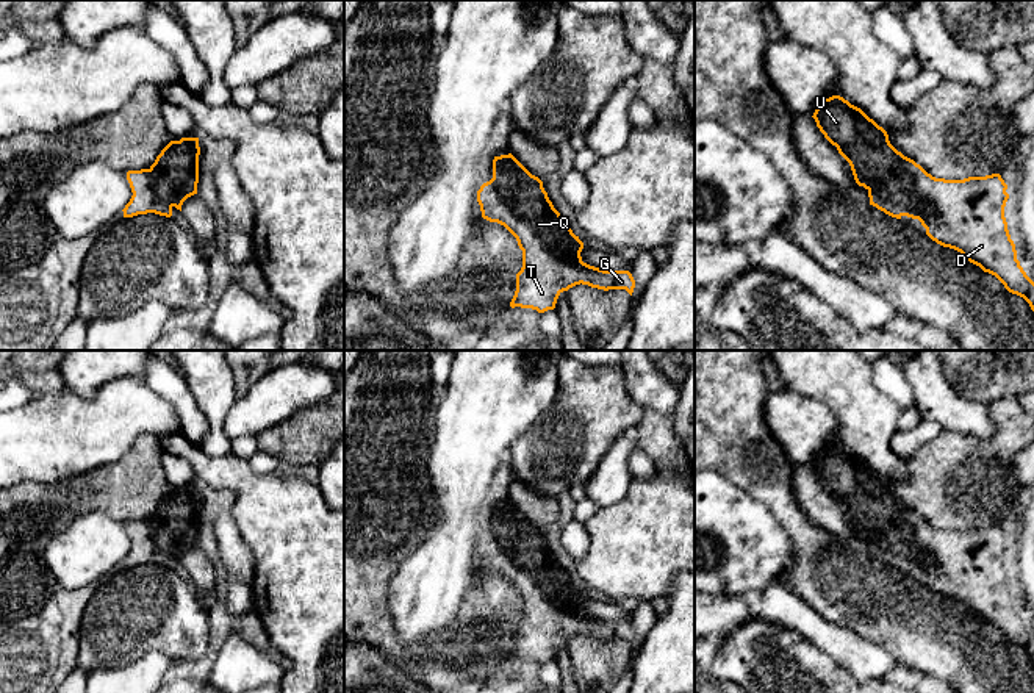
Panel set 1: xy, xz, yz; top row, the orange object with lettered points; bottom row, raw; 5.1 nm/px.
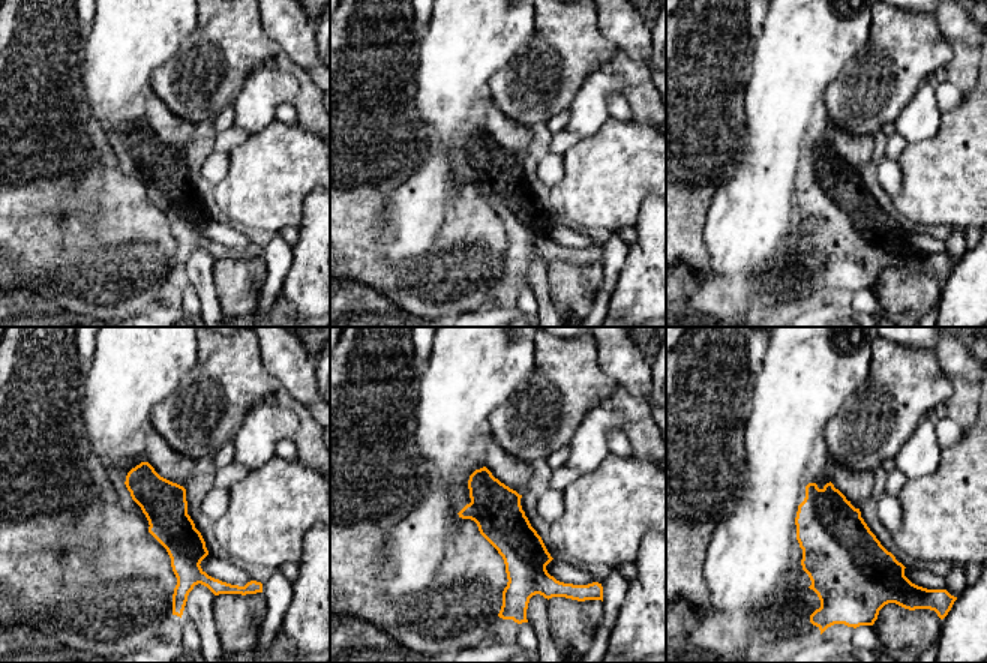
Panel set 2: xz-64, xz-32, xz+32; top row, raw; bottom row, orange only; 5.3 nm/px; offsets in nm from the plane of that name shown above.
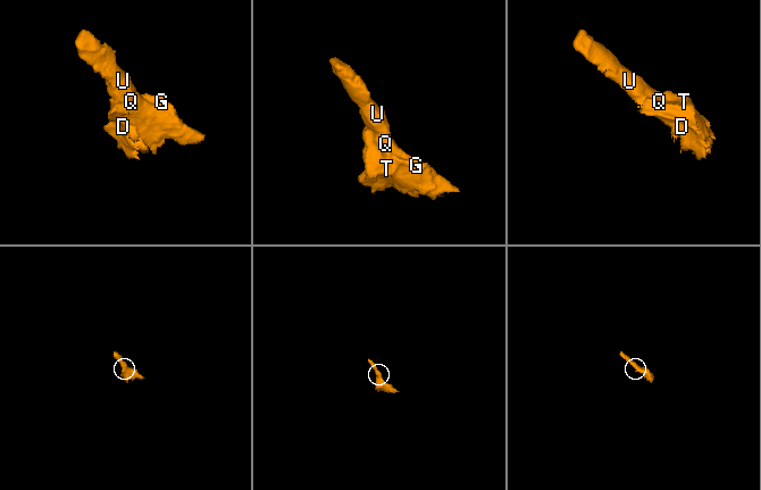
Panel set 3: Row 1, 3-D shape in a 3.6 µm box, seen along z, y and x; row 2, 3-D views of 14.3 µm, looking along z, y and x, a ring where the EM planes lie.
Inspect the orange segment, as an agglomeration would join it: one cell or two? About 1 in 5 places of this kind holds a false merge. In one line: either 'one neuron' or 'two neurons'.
one neuron

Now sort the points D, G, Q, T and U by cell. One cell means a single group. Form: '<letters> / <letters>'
D G Q T U

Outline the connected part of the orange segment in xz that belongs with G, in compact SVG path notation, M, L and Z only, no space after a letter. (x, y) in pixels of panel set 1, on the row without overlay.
M512 504L494 507L493 529L477 541L482 568L504 576L522 601L522 618L516 624L516 641L510 657L532 659L538 663L554 660L558 646L576 635L598 640L626 640L630 646L635 630L629 621L604 621L582 612L583 593L554 558L543 532L532 526Z

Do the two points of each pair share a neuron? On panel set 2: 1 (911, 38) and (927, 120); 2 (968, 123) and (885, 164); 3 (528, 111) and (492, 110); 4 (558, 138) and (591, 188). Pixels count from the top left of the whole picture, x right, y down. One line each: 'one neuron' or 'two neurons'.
1: two neurons
2: two neurons
3: two neurons
4: two neurons

